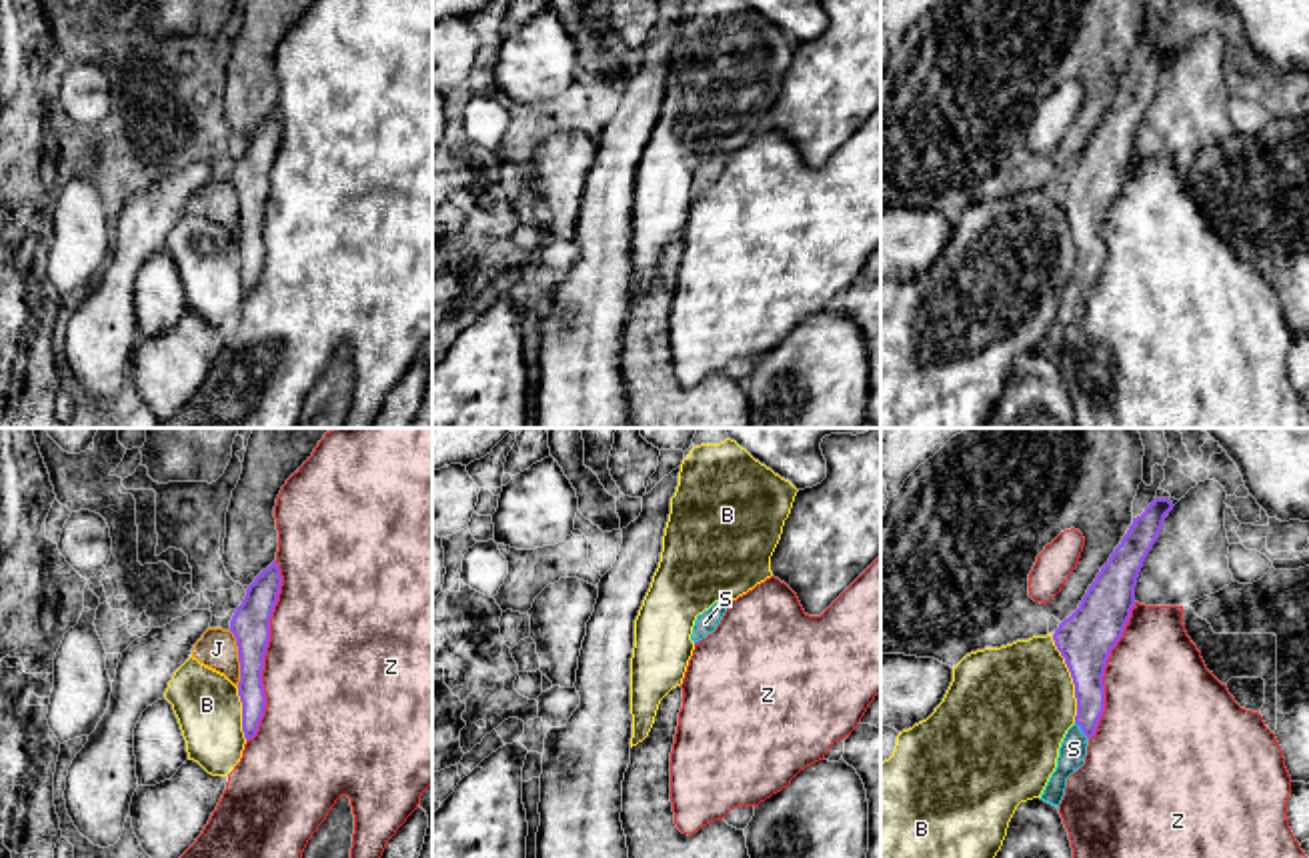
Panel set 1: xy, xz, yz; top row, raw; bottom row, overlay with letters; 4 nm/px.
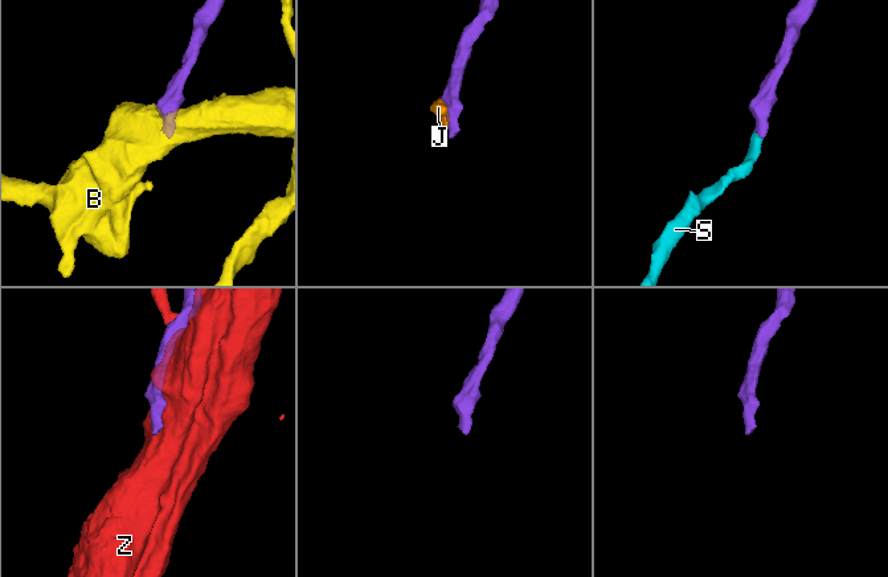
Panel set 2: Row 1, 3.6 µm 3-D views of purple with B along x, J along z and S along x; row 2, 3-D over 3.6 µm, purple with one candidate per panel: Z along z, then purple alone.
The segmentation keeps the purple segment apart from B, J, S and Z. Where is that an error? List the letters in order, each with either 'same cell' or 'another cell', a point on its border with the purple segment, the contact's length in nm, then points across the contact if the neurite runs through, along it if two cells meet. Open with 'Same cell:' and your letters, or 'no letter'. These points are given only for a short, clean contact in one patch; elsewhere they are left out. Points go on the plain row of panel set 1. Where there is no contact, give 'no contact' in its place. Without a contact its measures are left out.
Same cell: S
B: another cell; meets purple in yz at (1071, 228); contact 380 nm long; border along yz (1051, 186), (1073, 236), (1075, 274)
J: another cell; meets purple in xy at (239, 210); contact 240 nm long; border along xy (229, 182), (237, 194), (239, 238)
S: same cell; meets purple in yz at (1081, 280); contact 90 nm long; runs through yz (1087, 218), (1087, 272), (1081, 280), (1073, 300)
Z: another cell; meets purple in xy at (265, 204); contact 750 nm long

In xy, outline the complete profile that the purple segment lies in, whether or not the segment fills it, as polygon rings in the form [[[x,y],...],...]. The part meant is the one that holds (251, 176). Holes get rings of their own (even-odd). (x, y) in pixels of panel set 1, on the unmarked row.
[[[274,112],[248,138],[242,156],[230,172],[230,184],[238,198],[238,248],[242,254],[242,284],[246,292],[256,288],[266,260],[262,222],[270,194],[270,170],[278,154],[280,138],[282,128]]]

